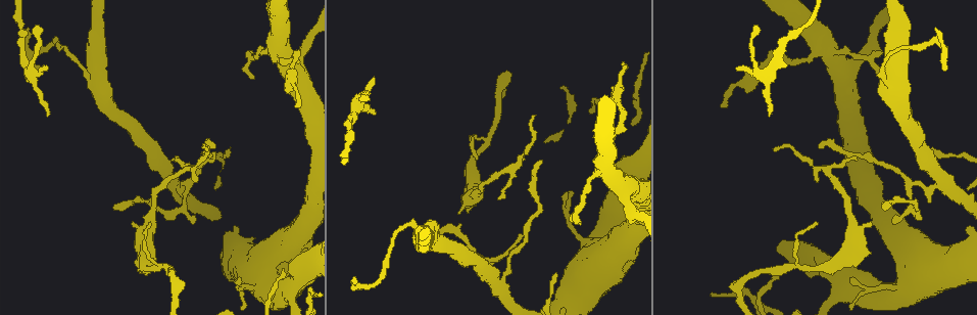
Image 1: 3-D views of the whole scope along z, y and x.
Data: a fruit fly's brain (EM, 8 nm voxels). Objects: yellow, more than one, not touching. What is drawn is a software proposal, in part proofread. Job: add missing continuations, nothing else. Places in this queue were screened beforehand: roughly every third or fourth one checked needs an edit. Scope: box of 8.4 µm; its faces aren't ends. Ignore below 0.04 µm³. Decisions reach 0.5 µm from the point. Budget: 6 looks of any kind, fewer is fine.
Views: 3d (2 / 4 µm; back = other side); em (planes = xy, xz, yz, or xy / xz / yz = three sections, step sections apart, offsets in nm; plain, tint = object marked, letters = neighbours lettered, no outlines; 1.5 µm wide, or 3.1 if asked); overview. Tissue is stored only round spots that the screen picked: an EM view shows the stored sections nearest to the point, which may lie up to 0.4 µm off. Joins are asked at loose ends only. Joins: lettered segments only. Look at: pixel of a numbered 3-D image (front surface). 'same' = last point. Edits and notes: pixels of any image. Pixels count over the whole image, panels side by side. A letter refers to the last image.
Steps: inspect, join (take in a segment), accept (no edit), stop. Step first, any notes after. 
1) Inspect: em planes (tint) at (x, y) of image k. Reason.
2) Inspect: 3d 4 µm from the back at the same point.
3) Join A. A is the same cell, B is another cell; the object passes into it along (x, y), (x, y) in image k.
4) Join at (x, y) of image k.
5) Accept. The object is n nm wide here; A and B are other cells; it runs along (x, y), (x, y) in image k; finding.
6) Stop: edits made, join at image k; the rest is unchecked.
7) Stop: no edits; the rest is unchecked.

Inspect: 3d 2 µm from the back at (935, 28) of image 1. Thin end.

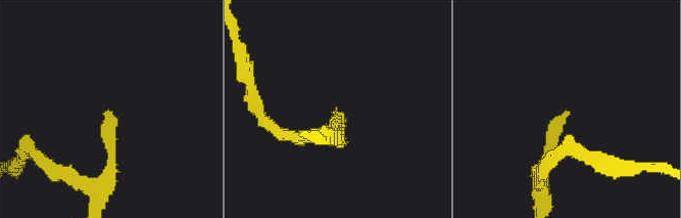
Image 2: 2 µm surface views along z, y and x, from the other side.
Inspect: em planes (letters) at (108, 112) of image 2.

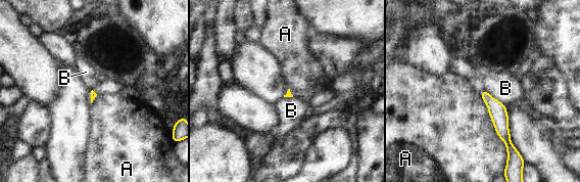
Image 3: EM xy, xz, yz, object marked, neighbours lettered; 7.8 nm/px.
Accept. A and B are other cells; it runs along (483, 93), (497, 110), (509, 147) in image 3; no lettered segment goes on from it.

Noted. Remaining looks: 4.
Inspect: 3d 4 µm at (737, 71) of image 1. Branch stops here.

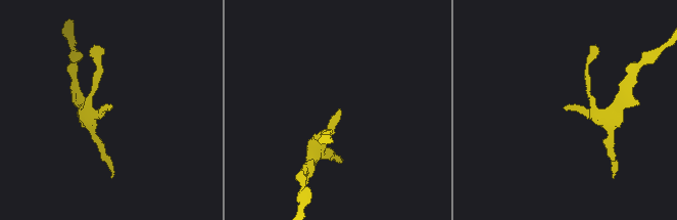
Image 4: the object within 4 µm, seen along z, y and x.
Inspect: em xy step 4 (letters) at (339, 111) of image 4. Shape alone is not enough.

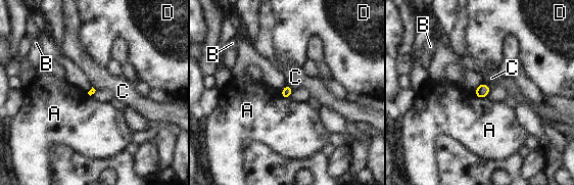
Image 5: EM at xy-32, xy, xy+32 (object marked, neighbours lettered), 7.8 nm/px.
Accept. A, B, C and D are other cells; a border runs along (482, 82), (490, 87) in image 5; none of them fits.

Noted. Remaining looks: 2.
Inspect: em planes (tint) at (252, 50) of image 1. Thin end.

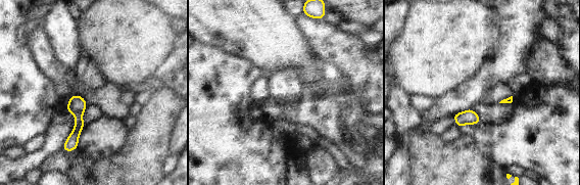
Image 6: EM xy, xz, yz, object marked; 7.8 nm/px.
Inspect: em planes (letters) at the same point. See the neighbours.

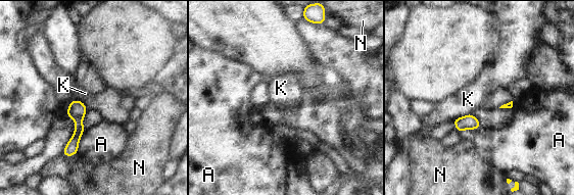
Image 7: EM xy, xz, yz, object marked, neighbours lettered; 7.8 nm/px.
Accept. A, K and N are other cells; it runs along (77, 102), (79, 131), (72, 151) in image 7; no lettered segment goes on from it.

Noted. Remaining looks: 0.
Stop: no edits; the rest is unchecked.

